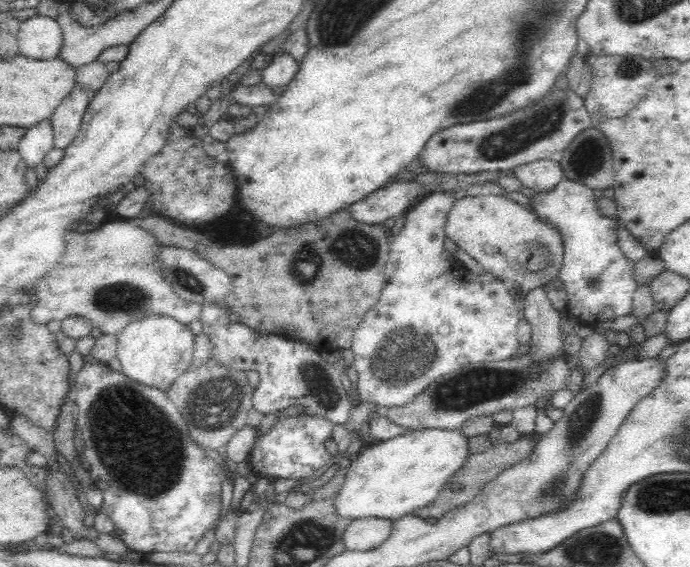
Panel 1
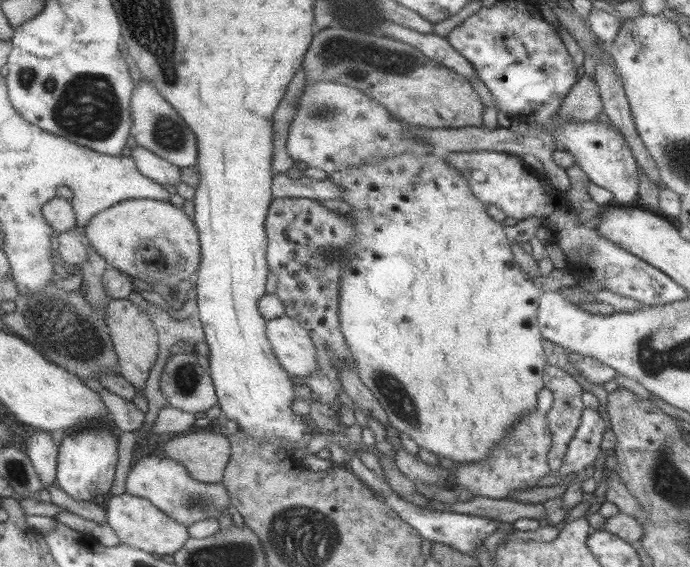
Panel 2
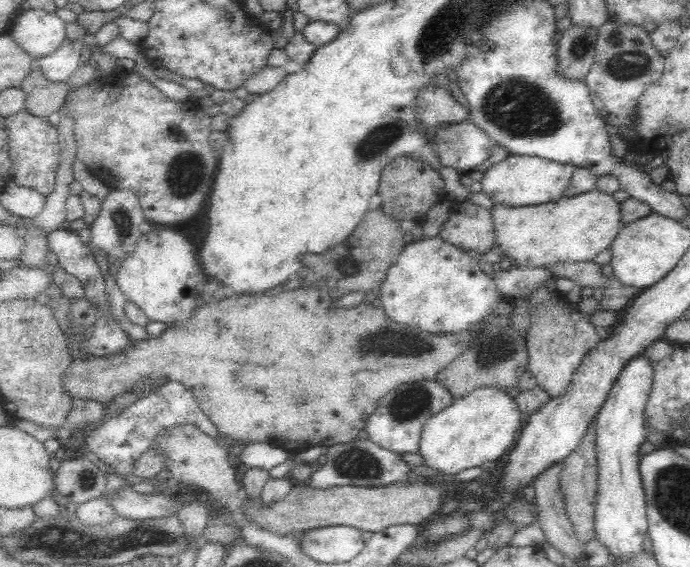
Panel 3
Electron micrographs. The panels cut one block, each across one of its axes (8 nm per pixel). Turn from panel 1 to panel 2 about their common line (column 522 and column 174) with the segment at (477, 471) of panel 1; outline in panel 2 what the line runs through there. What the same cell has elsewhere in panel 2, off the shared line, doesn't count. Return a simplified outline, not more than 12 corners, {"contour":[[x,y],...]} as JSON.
{"contour":[[221,433],[176,434],[157,452],[200,482],[220,483],[231,457]]}

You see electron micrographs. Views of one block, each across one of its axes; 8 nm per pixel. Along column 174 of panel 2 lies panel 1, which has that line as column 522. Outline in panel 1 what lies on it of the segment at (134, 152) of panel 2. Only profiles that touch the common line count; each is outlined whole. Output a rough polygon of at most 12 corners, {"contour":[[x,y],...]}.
{"contour":[[552,159],[516,166],[512,174],[535,193],[565,180]]}

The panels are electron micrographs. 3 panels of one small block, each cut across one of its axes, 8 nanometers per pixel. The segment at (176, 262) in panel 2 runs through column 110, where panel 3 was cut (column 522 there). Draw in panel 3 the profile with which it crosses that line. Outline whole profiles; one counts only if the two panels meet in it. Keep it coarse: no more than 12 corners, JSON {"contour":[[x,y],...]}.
{"contour":[[595,189],[544,204],[494,205],[514,266],[593,261],[623,226]]}

